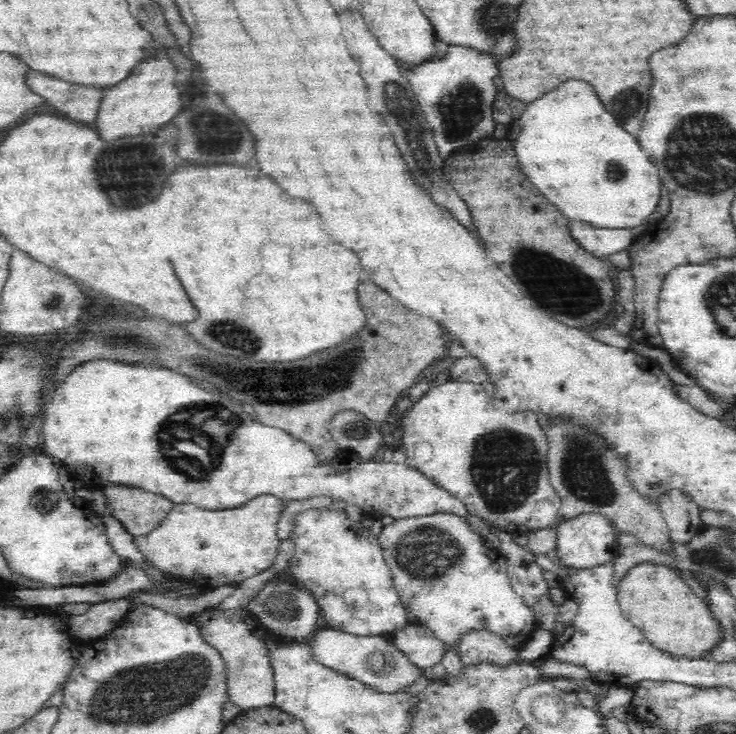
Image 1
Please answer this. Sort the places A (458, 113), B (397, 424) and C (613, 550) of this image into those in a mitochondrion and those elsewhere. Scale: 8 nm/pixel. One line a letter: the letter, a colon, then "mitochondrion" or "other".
A: mitochondrion
B: other
C: other

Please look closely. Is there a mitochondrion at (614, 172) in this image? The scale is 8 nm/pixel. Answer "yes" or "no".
yes

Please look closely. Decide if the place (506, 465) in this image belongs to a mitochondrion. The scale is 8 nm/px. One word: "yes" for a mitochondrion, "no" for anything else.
yes

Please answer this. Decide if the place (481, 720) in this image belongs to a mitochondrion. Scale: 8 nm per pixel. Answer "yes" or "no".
yes

